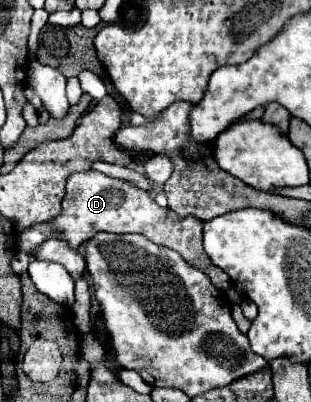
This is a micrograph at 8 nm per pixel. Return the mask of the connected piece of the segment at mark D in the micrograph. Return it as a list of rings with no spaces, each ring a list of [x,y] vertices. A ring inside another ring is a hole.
[[[97,170],[75,172],[69,176],[67,194],[63,198],[63,212],[57,218],[53,218],[53,222],[47,222],[45,226],[49,230],[41,230],[41,224],[37,224],[37,226],[21,232],[19,240],[17,240],[17,248],[21,252],[31,254],[31,250],[49,236],[61,236],[69,242],[69,246],[77,248],[81,242],[89,240],[89,236],[93,236],[101,230],[115,232],[115,234],[135,232],[135,234],[143,234],[145,238],[149,238],[161,246],[167,246],[167,248],[179,252],[187,264],[191,264],[193,268],[197,268],[201,272],[207,272],[213,286],[217,286],[221,292],[227,292],[231,288],[229,276],[221,268],[213,266],[209,256],[203,250],[203,244],[201,244],[203,222],[199,218],[195,218],[195,216],[183,218],[177,212],[173,212],[171,208],[161,208],[147,190],[137,188],[135,184],[131,184],[127,180],[111,178]]]

